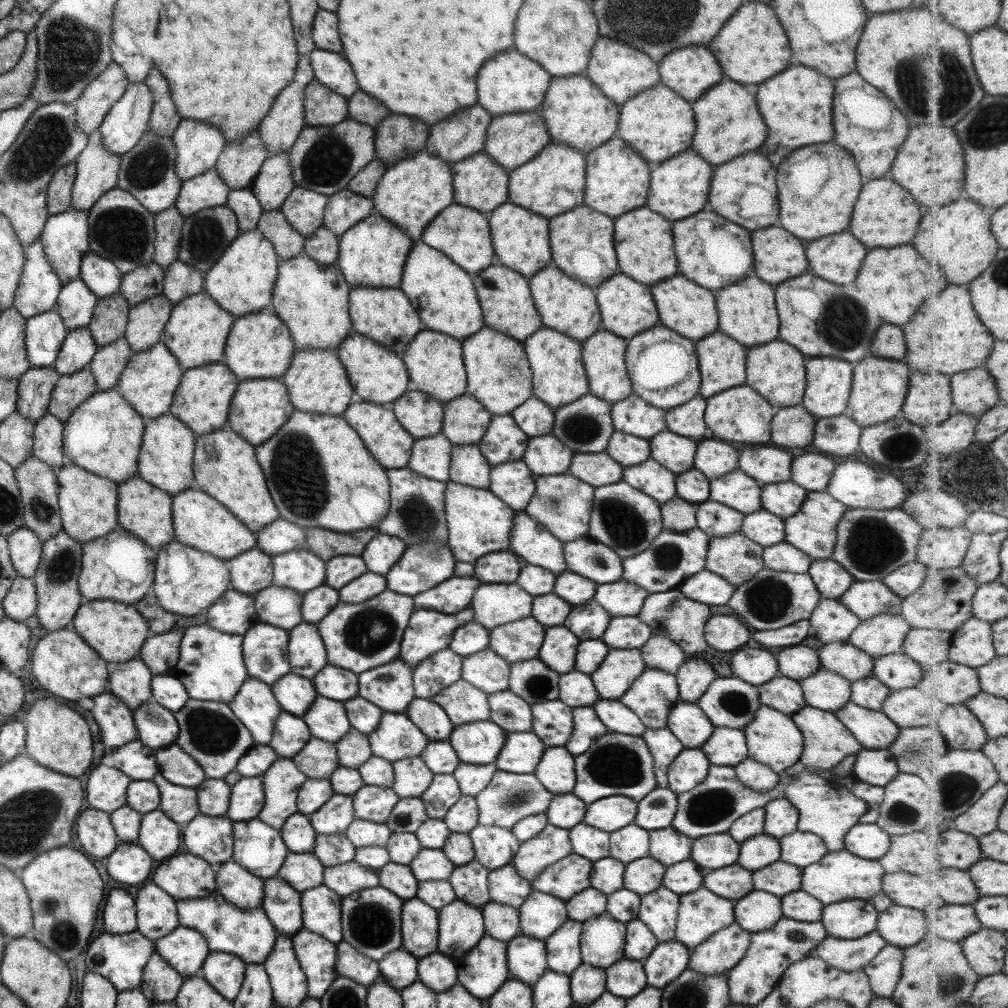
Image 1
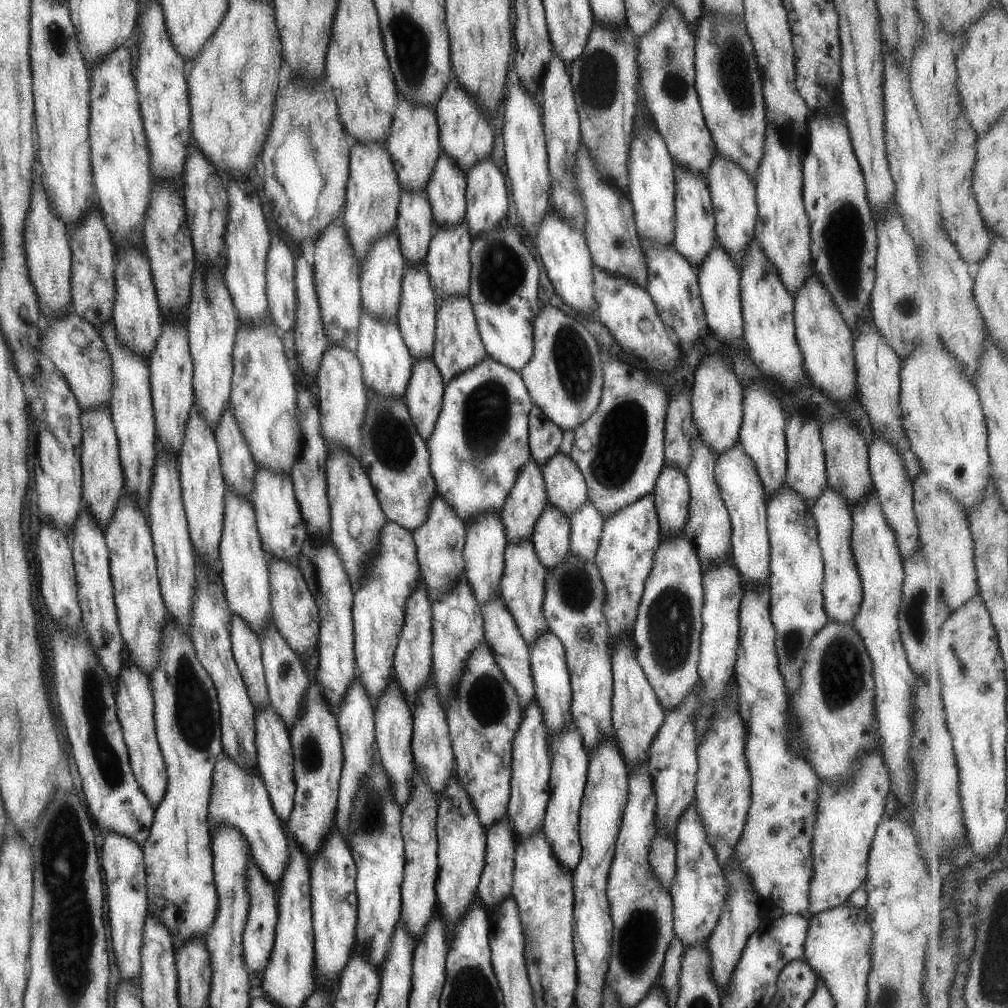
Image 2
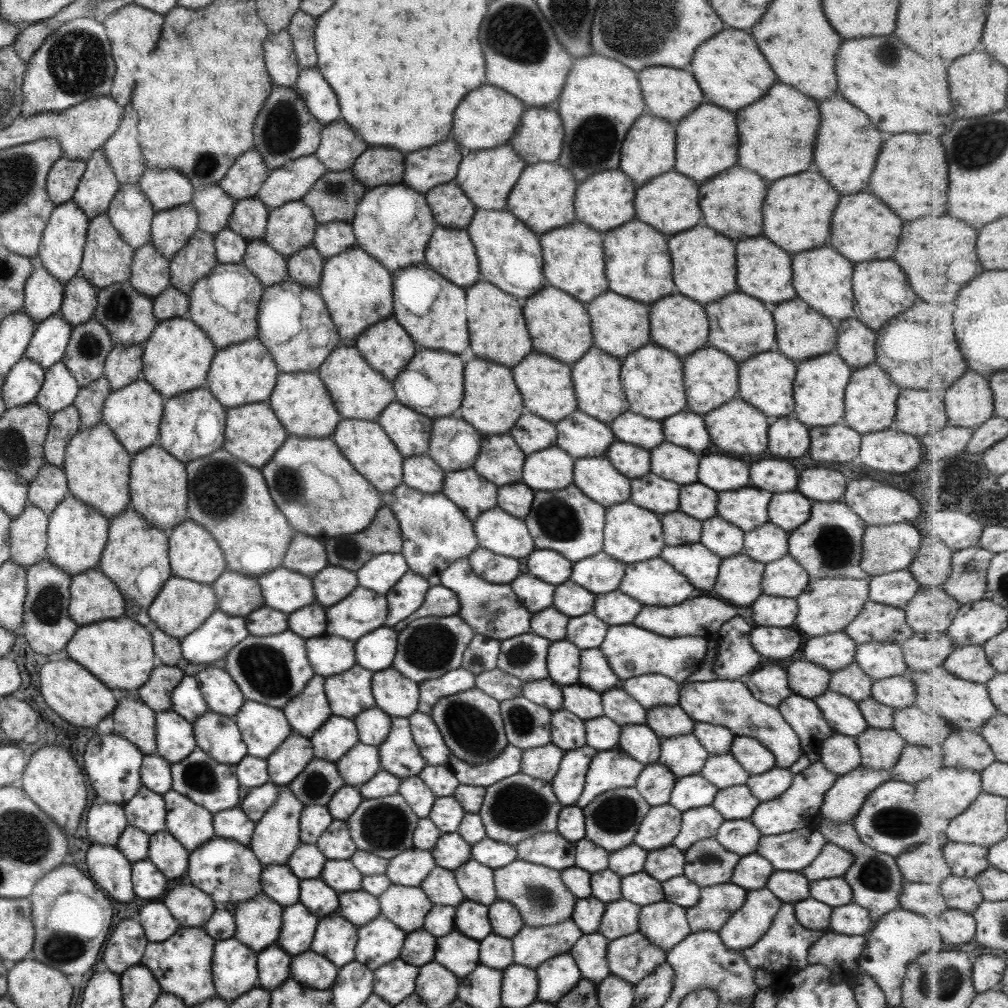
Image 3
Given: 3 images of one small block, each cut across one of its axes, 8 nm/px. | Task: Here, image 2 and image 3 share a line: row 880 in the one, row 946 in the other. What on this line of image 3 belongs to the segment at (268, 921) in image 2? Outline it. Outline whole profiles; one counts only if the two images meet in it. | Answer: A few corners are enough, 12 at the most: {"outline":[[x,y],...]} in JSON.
{"outline":[[260,892],[231,908],[254,953],[278,939],[282,906]]}

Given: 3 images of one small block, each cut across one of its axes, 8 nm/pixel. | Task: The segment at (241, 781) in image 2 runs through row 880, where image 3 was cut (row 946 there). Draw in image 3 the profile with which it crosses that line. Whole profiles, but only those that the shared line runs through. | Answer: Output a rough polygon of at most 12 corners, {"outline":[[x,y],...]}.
{"outline":[[273,943],[256,953],[257,986],[290,977],[290,955]]}

